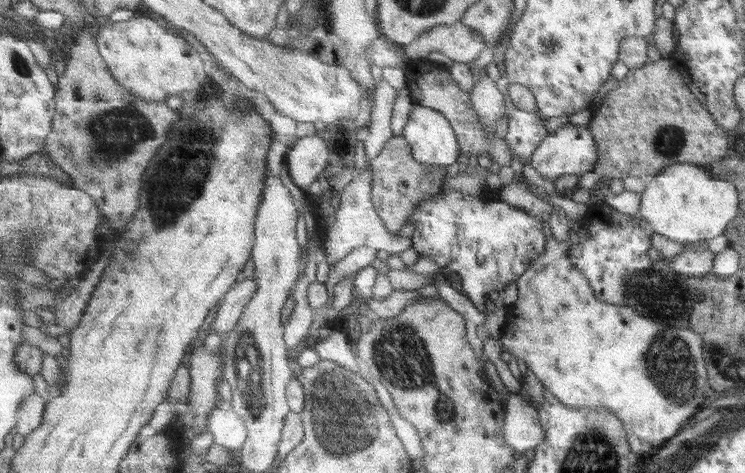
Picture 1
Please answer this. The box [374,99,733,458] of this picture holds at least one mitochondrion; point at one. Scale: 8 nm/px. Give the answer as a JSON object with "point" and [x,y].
{"point":[672,363]}

